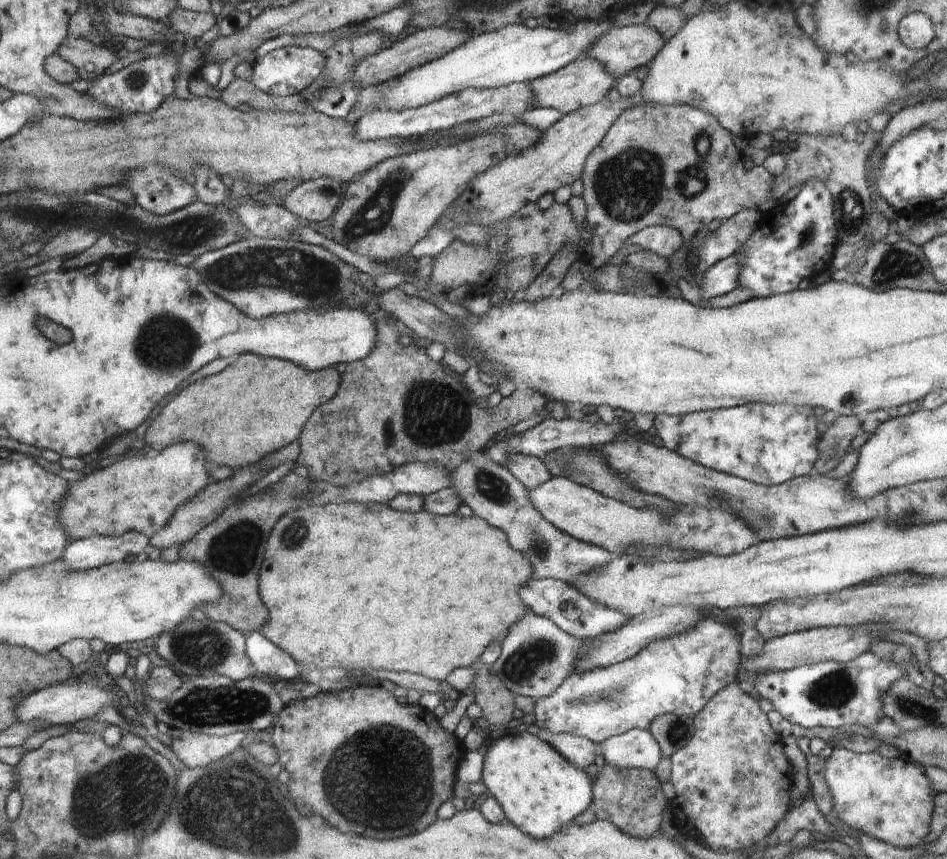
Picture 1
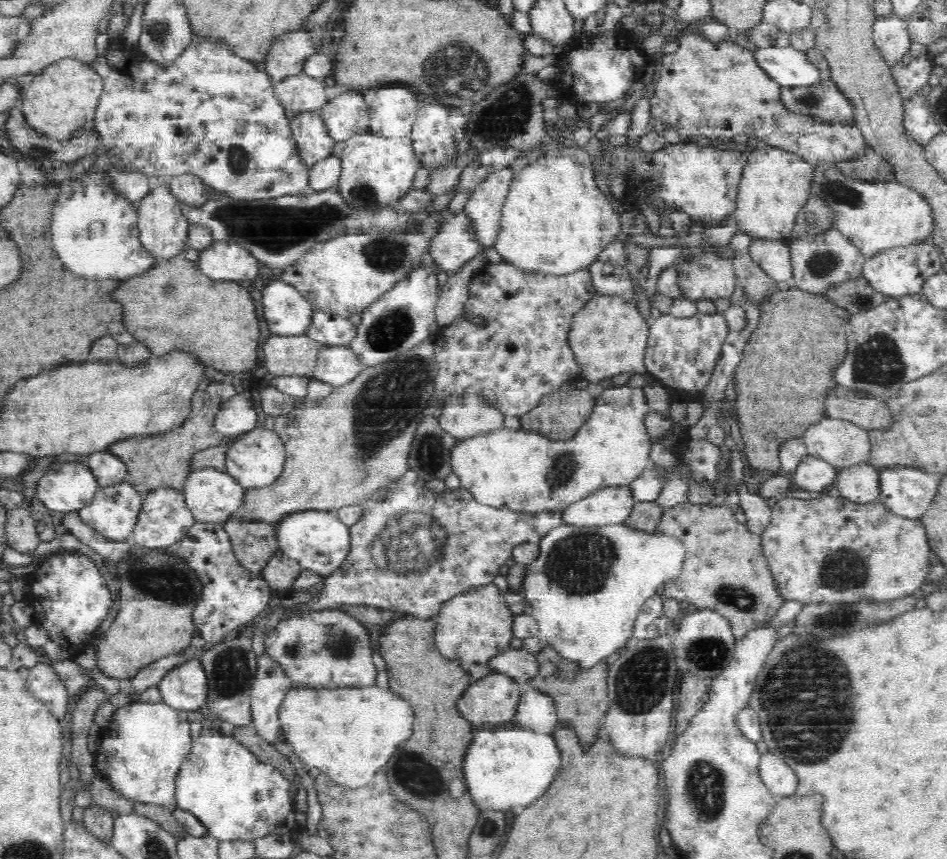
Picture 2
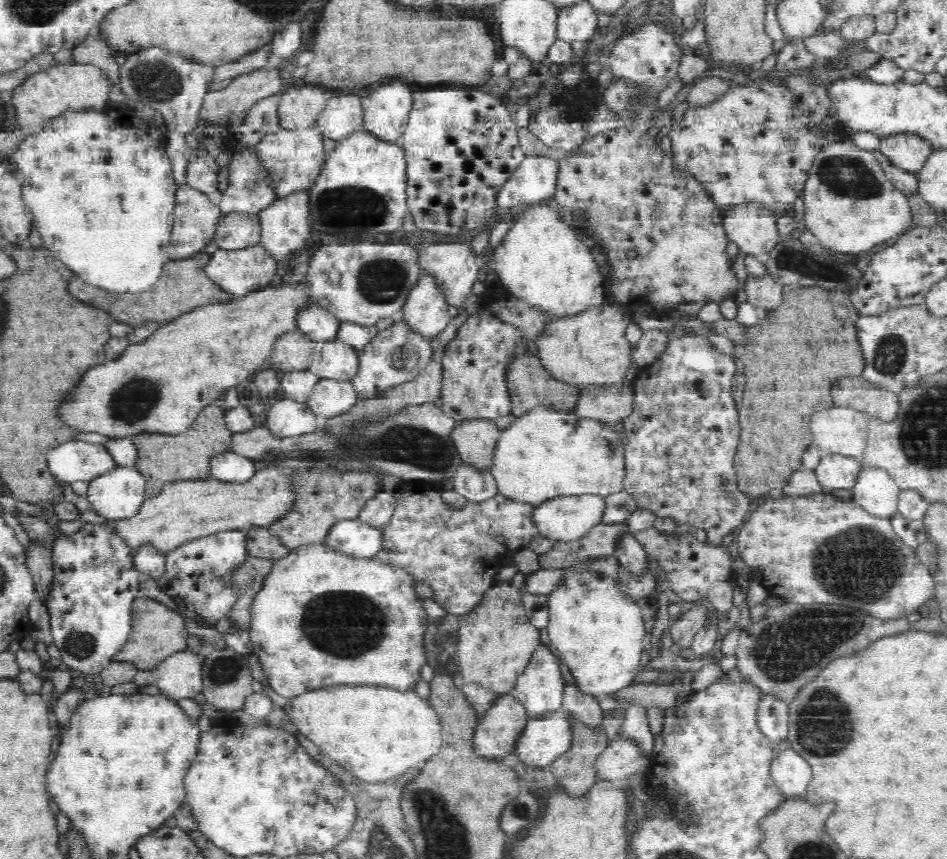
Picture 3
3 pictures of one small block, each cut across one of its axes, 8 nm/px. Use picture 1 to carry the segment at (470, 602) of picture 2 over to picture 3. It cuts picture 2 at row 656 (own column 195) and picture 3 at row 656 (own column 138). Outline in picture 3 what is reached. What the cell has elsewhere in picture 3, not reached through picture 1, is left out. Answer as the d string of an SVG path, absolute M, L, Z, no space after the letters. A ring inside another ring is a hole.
M496 584L486 592L485 599L476 610L457 617L450 625L458 638L454 658L460 689L479 718L501 696L508 695L515 688L532 652L544 638L544 632L530 624L521 603L521 594L516 588Z

